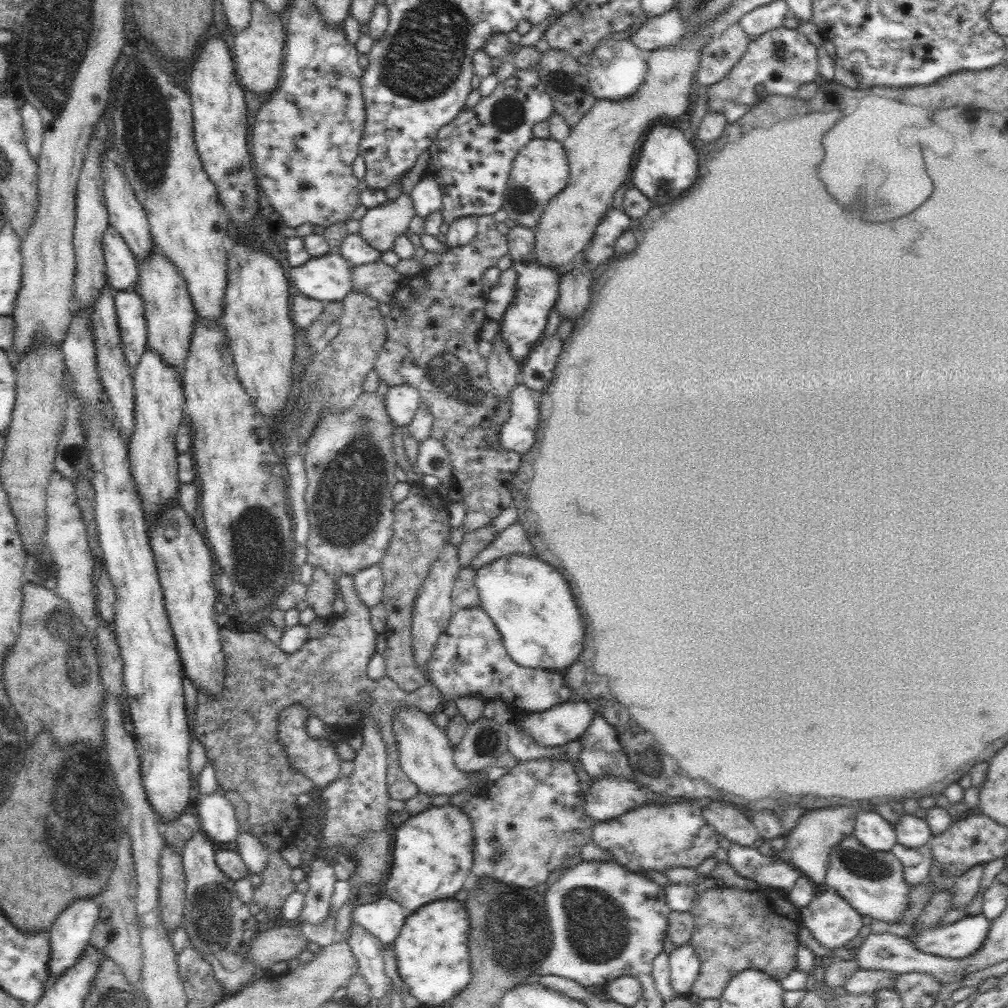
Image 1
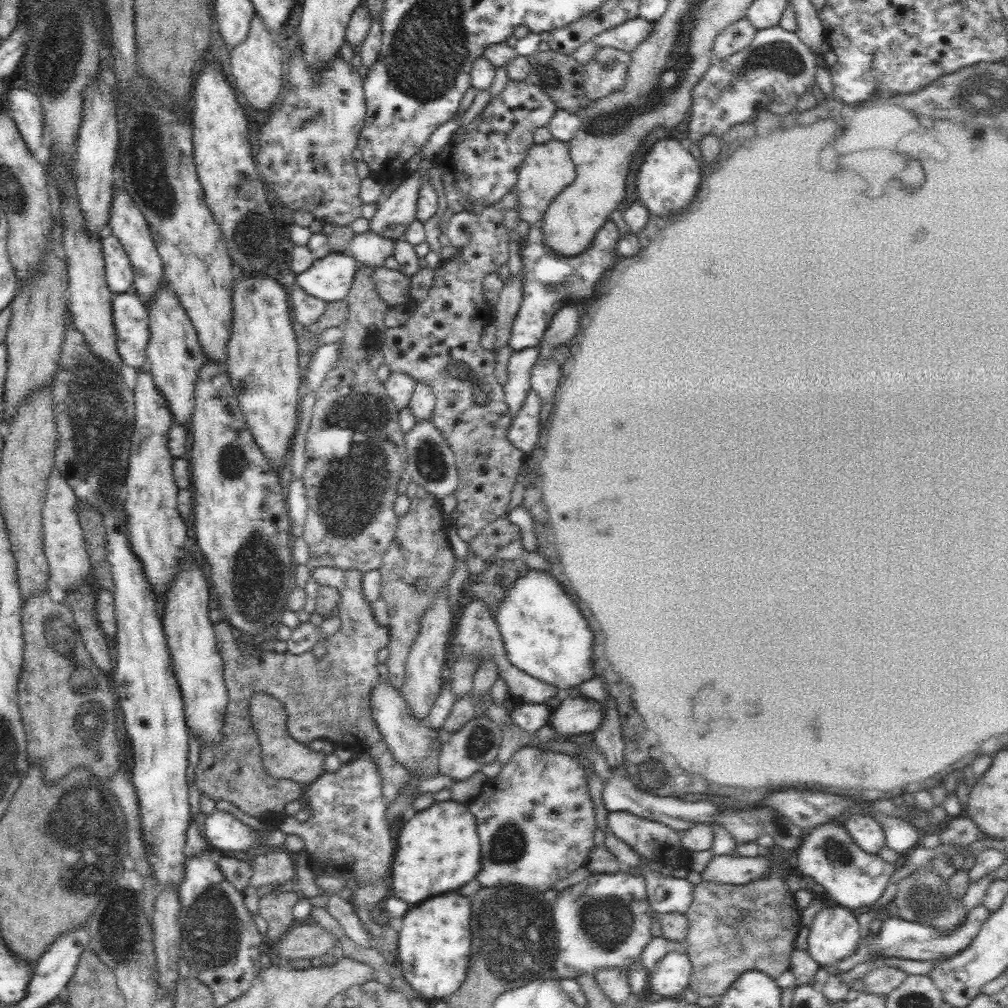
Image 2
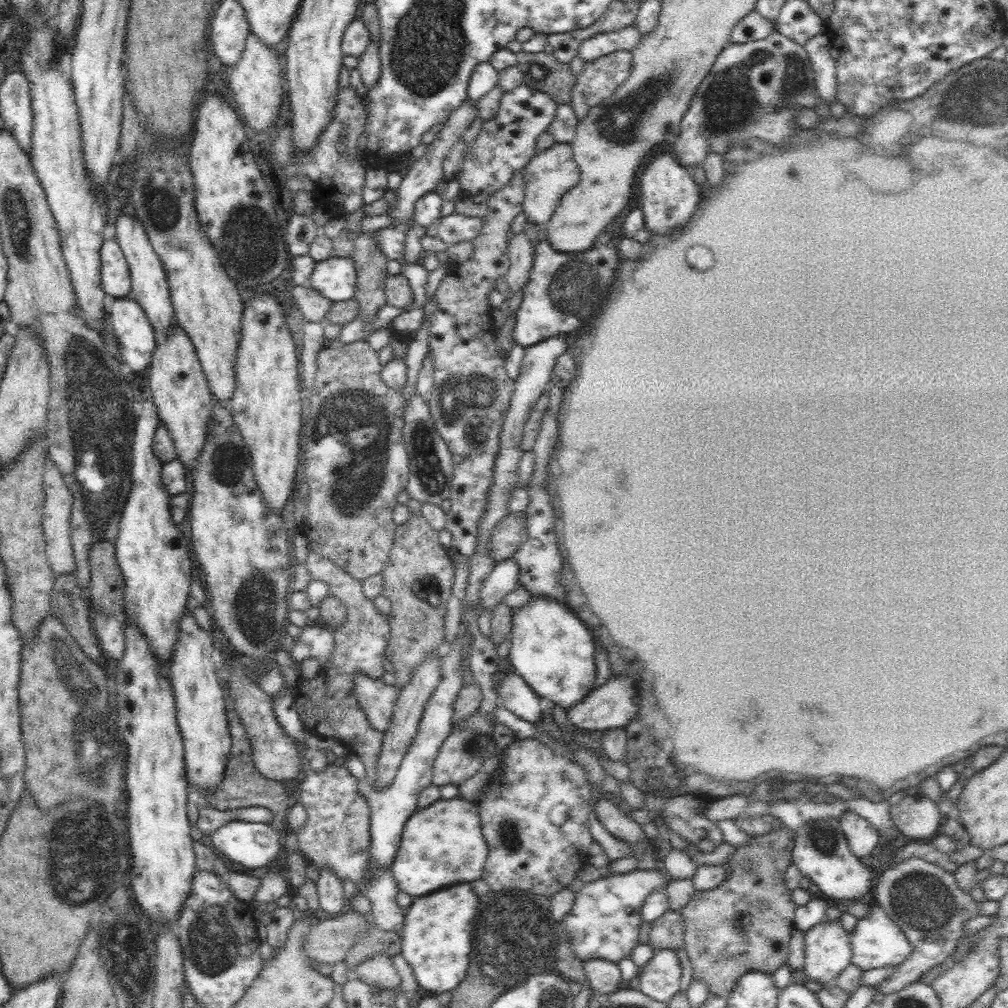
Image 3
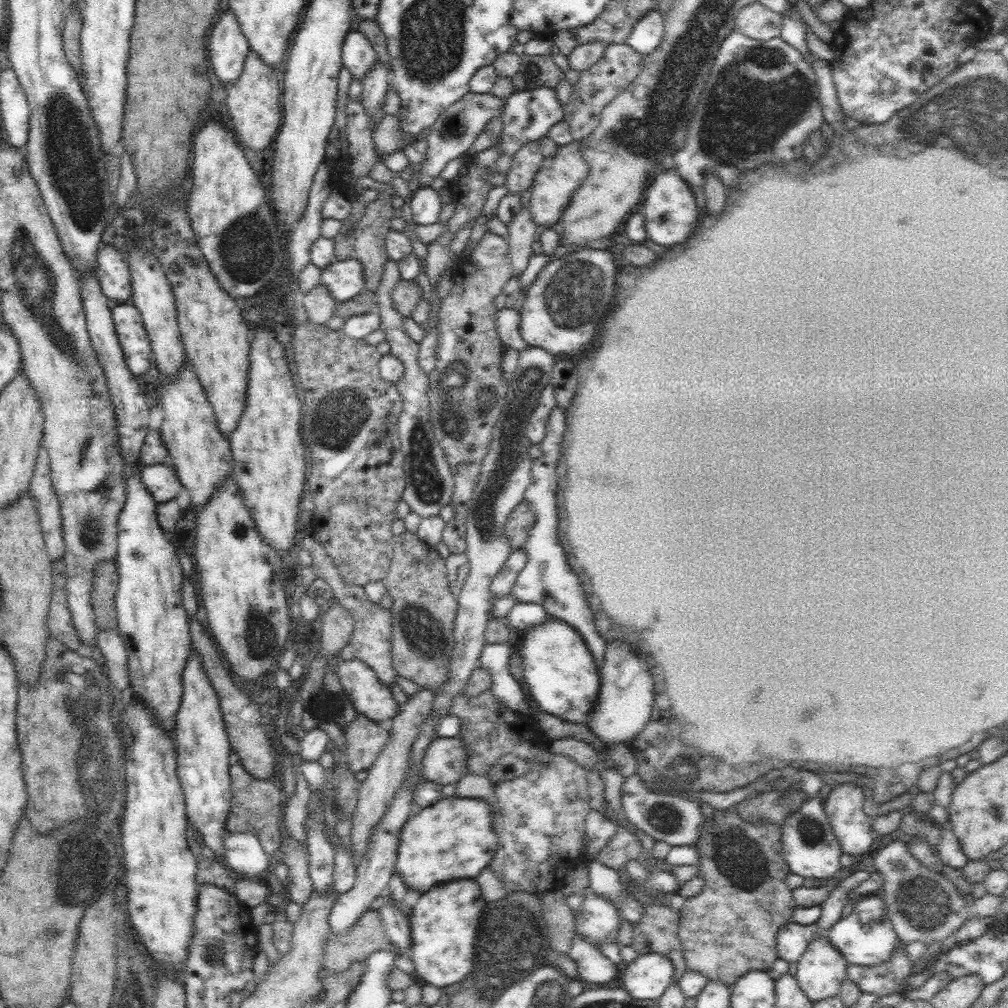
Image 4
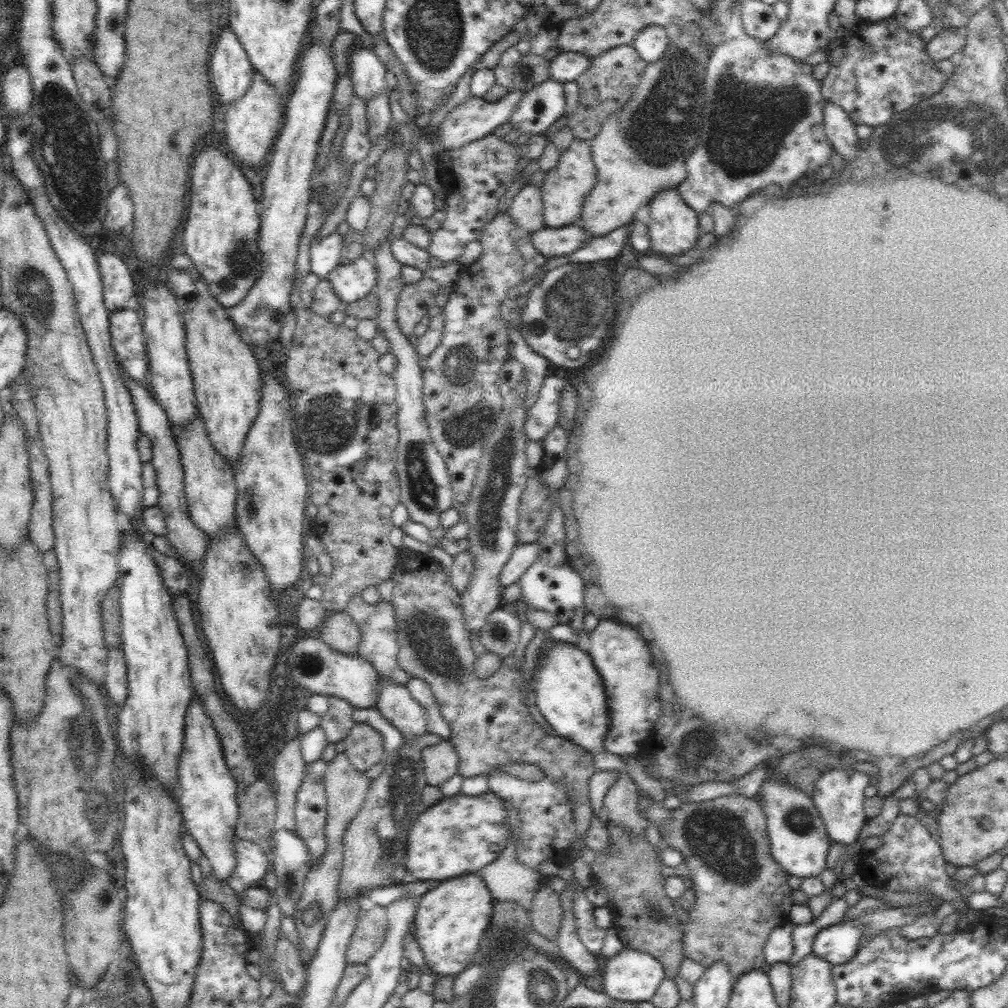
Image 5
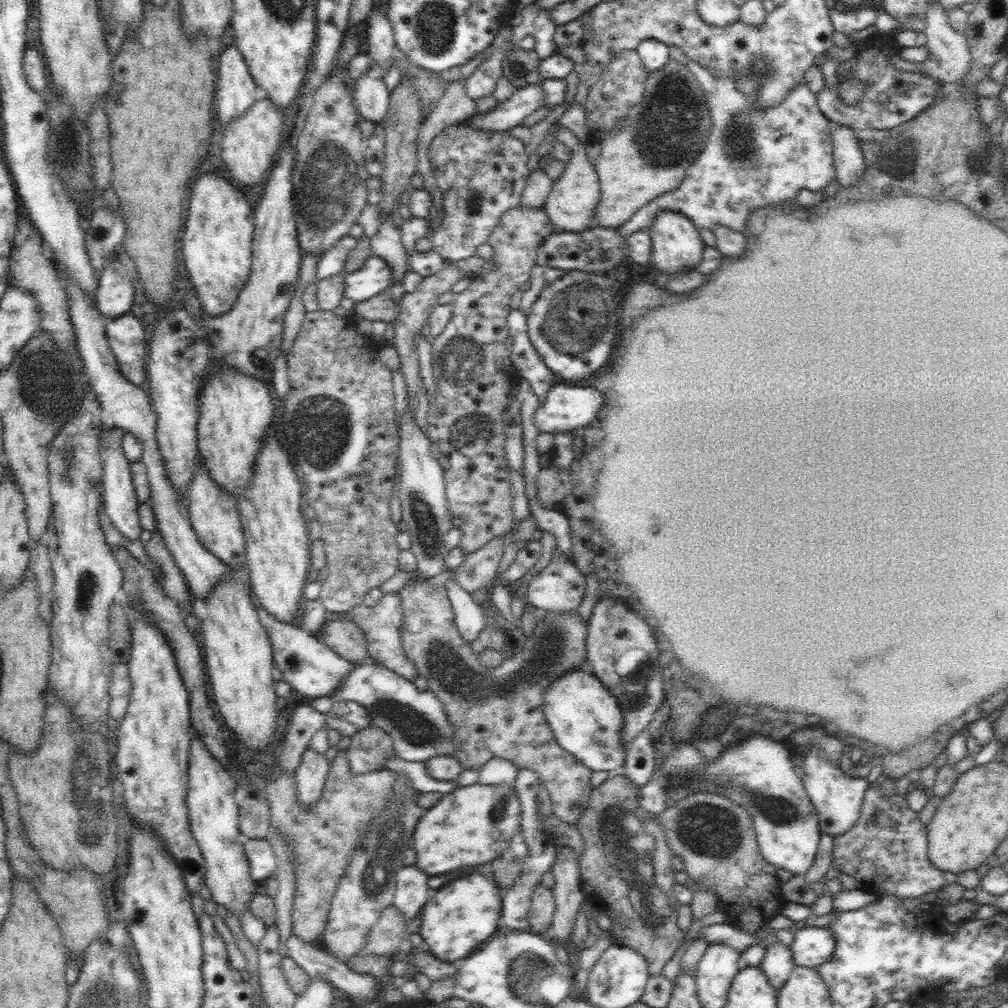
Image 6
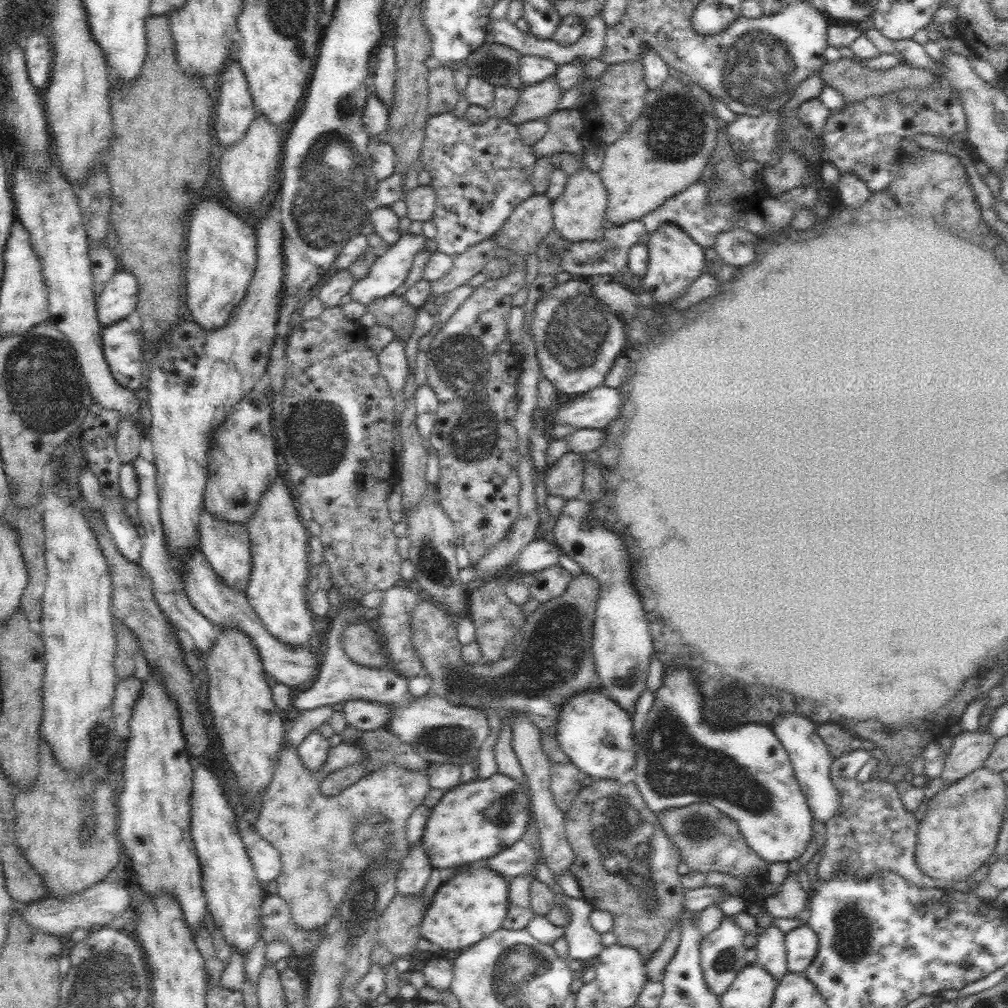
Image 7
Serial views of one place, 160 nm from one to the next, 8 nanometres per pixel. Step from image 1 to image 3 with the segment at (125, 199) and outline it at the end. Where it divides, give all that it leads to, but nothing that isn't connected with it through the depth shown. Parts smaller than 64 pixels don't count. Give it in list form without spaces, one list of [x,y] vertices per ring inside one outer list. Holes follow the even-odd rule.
[[[120,215],[115,222],[118,246],[121,248],[131,274],[132,298],[144,309],[150,325],[157,335],[168,334],[174,325],[175,310],[170,298],[169,282],[162,261],[151,245],[150,239],[138,218],[130,215]]]

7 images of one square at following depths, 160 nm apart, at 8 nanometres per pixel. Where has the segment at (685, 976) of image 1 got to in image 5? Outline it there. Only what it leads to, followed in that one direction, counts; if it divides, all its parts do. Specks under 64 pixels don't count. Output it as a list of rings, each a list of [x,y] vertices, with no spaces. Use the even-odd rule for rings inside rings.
[[[628,944],[616,956],[605,960],[602,967],[602,990],[610,999],[618,1001],[651,1001],[659,982],[665,977],[664,967],[654,951],[638,951]]]

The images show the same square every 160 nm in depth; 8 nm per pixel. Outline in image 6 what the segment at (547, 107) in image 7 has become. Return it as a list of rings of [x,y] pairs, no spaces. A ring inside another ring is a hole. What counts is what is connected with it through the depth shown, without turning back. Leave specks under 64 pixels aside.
[[[532,84],[524,86],[521,90],[516,89],[514,94],[507,98],[506,101],[498,103],[497,106],[486,115],[474,114],[465,124],[470,127],[476,127],[484,130],[507,131],[514,126],[520,125],[522,121],[530,116],[533,112],[537,112],[541,107],[544,107],[545,92],[540,84]]]

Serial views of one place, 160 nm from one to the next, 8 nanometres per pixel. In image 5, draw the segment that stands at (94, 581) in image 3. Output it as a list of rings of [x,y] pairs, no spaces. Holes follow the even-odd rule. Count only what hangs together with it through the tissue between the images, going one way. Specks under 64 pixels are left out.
[[[114,584],[114,587],[108,591],[108,595],[102,599],[101,615],[103,618],[104,640],[107,648],[112,647],[123,649],[123,639],[121,638],[121,616],[120,616],[120,588],[119,584]]]

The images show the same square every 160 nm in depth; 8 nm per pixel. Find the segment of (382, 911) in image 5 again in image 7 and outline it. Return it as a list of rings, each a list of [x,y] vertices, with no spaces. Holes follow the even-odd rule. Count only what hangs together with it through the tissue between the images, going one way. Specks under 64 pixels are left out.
[[[396,892],[377,922],[377,940],[396,958],[409,957],[421,937],[419,925],[427,911],[422,892],[403,895]]]

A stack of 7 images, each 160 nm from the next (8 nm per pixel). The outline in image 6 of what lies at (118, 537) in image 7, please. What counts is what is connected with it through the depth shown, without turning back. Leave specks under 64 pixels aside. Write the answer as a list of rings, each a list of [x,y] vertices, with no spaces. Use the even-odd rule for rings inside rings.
[[[115,425],[109,428],[111,437],[109,444],[104,448],[101,453],[101,461],[103,462],[103,505],[105,513],[110,518],[114,527],[126,537],[126,541],[138,541],[142,533],[140,518],[138,511],[141,510],[142,505],[137,501],[136,491],[131,479],[130,462],[125,457],[122,450],[122,435],[123,432]]]

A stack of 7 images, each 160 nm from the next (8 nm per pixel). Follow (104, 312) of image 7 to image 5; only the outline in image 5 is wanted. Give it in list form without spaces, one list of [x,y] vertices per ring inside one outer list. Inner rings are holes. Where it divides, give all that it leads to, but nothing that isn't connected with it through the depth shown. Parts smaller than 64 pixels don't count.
[[[103,253],[97,258],[97,261],[103,282],[103,301],[105,307],[110,313],[124,309],[124,304],[126,304],[128,299],[132,298],[132,296],[134,296],[137,292],[137,287],[136,284],[134,284],[133,277],[130,275],[130,270],[126,267],[124,260],[120,256],[113,253]]]

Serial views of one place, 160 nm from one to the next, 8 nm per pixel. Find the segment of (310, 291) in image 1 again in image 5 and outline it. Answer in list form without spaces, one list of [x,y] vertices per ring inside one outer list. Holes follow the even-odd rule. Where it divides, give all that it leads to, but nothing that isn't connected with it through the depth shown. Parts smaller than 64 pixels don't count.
[[[358,251],[354,258],[355,261],[349,265],[339,264],[328,278],[343,304],[364,298],[377,286],[378,273],[373,259]]]

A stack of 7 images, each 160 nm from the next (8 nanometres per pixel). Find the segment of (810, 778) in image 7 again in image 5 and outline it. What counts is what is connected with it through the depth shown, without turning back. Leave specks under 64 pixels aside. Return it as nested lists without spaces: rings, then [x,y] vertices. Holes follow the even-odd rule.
[[[834,767],[820,775],[817,784],[814,785],[813,802],[823,818],[825,829],[832,841],[843,845],[857,842],[858,835],[862,835],[864,823],[867,821],[864,815],[864,790],[868,788],[868,780],[862,772],[850,774],[847,769]]]

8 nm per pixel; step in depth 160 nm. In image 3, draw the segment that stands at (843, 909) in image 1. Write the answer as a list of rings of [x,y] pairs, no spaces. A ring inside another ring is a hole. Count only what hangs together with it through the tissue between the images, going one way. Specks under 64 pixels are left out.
[[[825,920],[805,931],[805,974],[810,980],[823,982],[824,986],[835,983],[838,975],[851,963],[850,932],[837,920]]]

